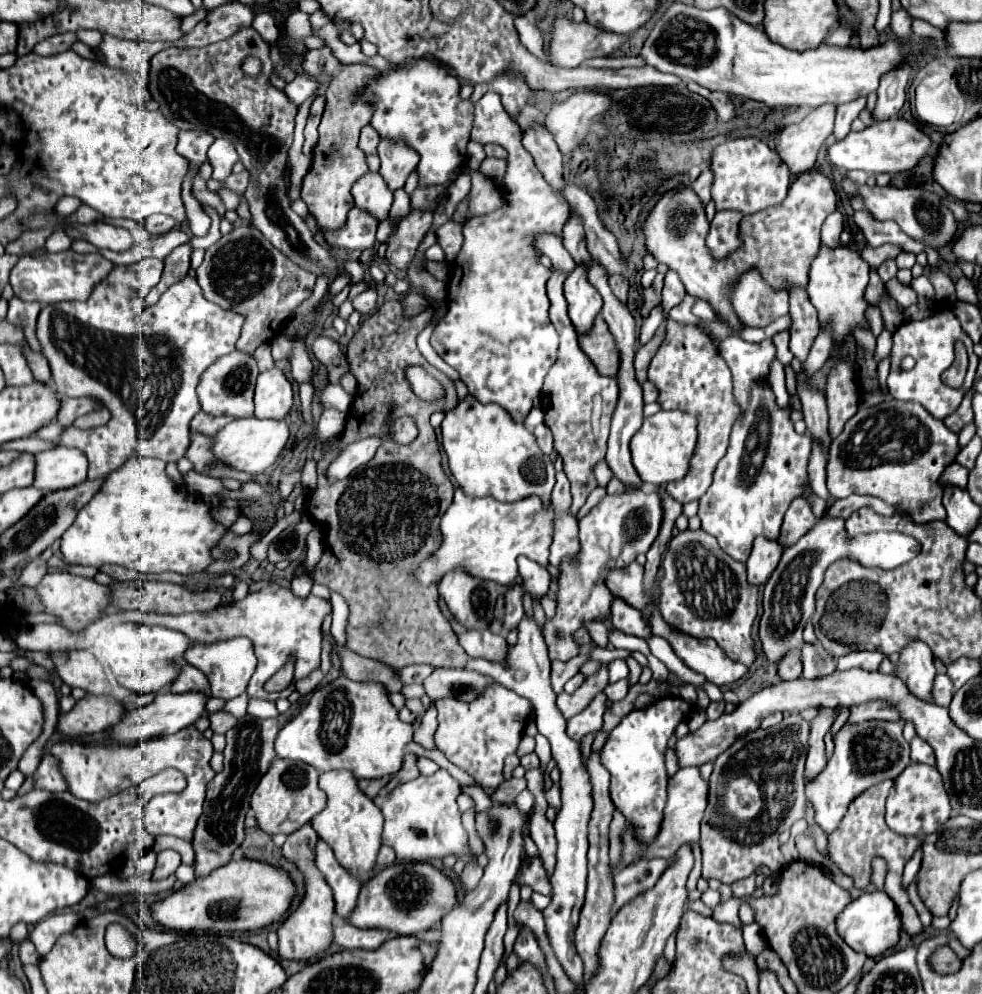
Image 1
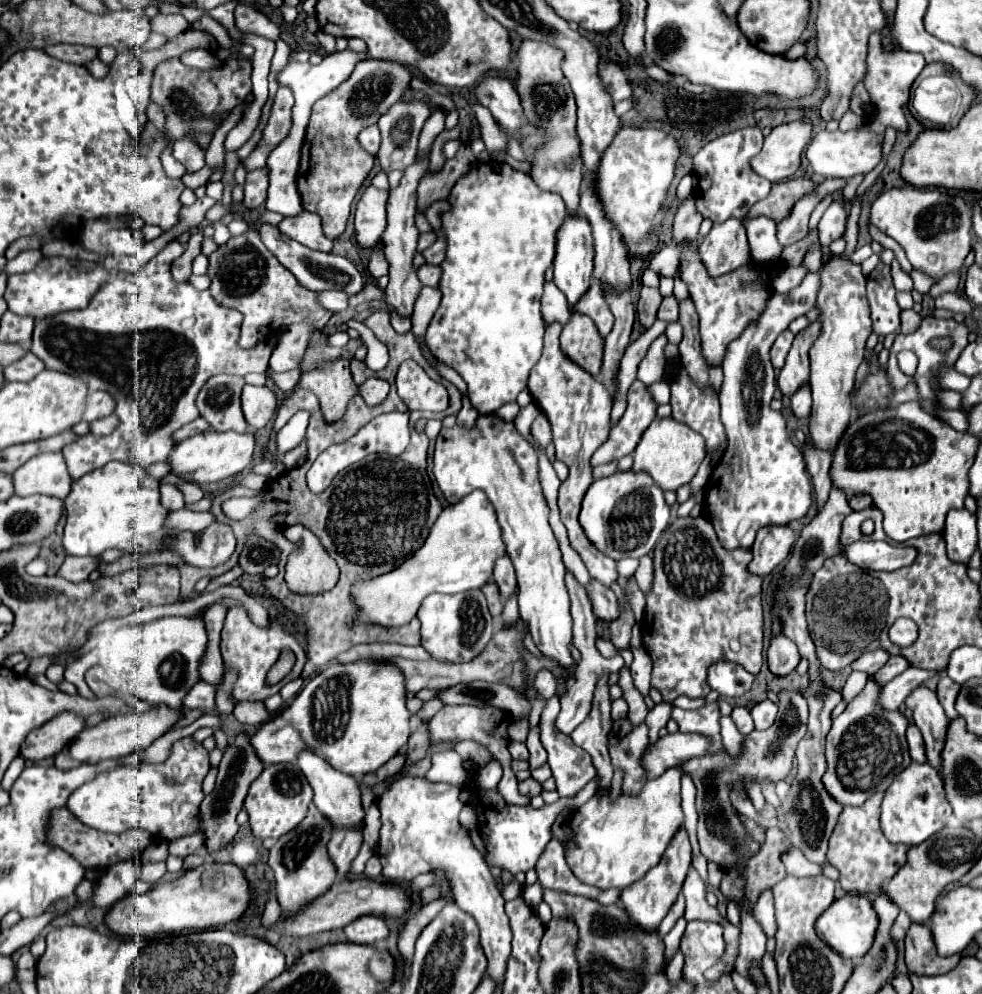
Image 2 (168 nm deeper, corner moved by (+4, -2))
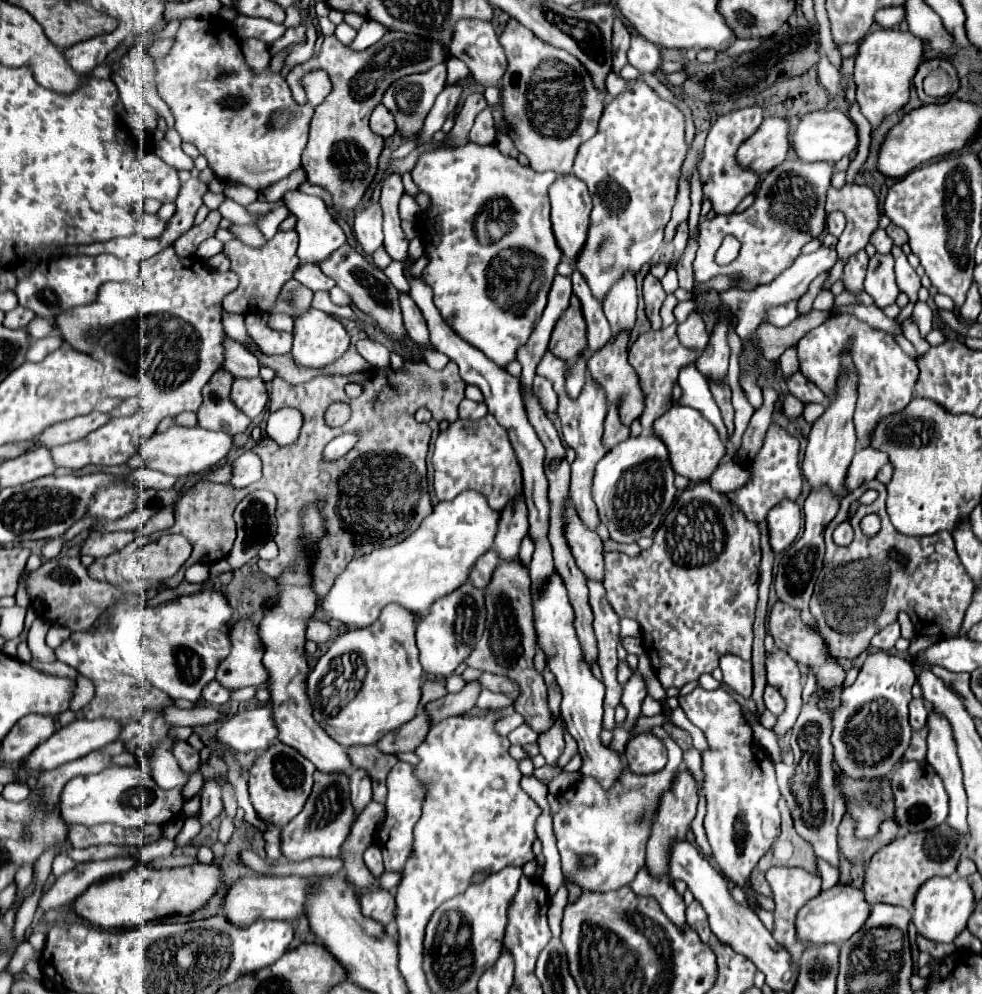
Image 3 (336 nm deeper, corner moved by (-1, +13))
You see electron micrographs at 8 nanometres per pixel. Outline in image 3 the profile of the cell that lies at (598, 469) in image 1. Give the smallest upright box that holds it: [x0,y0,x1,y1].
[628,324,700,430]

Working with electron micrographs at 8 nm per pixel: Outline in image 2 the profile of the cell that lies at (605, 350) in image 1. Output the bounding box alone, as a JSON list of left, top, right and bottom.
[561,313,605,375]

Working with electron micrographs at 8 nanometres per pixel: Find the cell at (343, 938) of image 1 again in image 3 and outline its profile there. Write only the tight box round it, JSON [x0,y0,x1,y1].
[360,888,396,924]

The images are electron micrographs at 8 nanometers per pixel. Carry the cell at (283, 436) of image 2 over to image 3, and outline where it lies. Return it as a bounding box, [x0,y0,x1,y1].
[266,408,302,444]

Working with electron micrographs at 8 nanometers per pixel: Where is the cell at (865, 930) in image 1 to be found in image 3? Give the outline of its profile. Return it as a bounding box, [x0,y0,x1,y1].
[796,884,870,944]

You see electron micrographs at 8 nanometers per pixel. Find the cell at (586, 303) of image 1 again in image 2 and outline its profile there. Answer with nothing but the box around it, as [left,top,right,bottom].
[553,215,595,311]

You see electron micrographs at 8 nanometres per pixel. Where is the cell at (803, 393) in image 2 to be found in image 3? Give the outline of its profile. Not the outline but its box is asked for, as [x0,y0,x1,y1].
[804,404,826,426]

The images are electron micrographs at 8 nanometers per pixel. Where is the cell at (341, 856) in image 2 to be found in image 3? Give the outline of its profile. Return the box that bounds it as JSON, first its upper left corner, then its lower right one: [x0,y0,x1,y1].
[350,768,372,814]

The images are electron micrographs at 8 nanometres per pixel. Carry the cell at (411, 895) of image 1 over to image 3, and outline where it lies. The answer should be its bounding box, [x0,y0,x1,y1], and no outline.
[222,876,310,928]

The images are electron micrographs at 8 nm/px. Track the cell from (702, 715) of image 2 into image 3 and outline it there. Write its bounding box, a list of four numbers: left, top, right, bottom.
[678,686,780,888]

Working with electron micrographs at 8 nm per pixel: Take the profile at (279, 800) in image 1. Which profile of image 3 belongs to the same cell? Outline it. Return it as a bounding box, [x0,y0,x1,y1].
[248,742,314,826]

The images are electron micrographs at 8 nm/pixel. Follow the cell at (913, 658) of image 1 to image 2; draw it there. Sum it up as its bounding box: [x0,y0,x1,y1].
[905,685,949,769]

